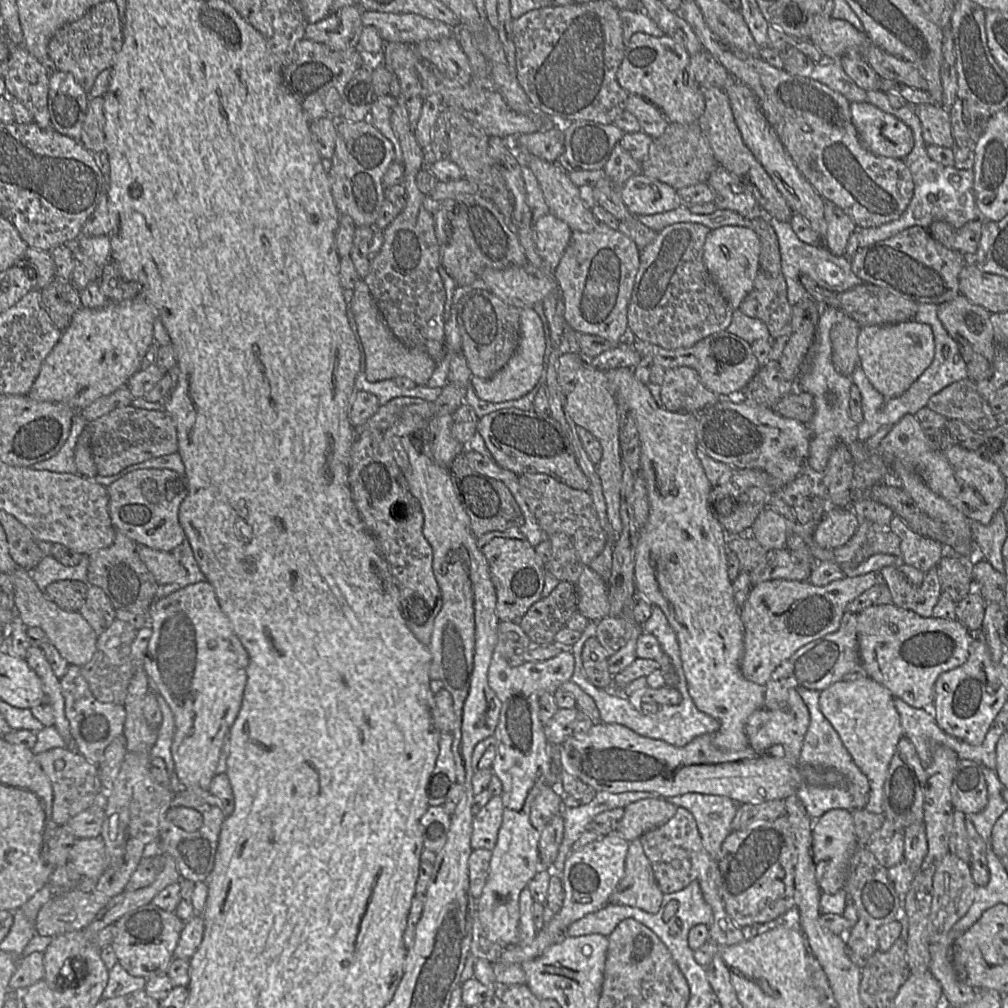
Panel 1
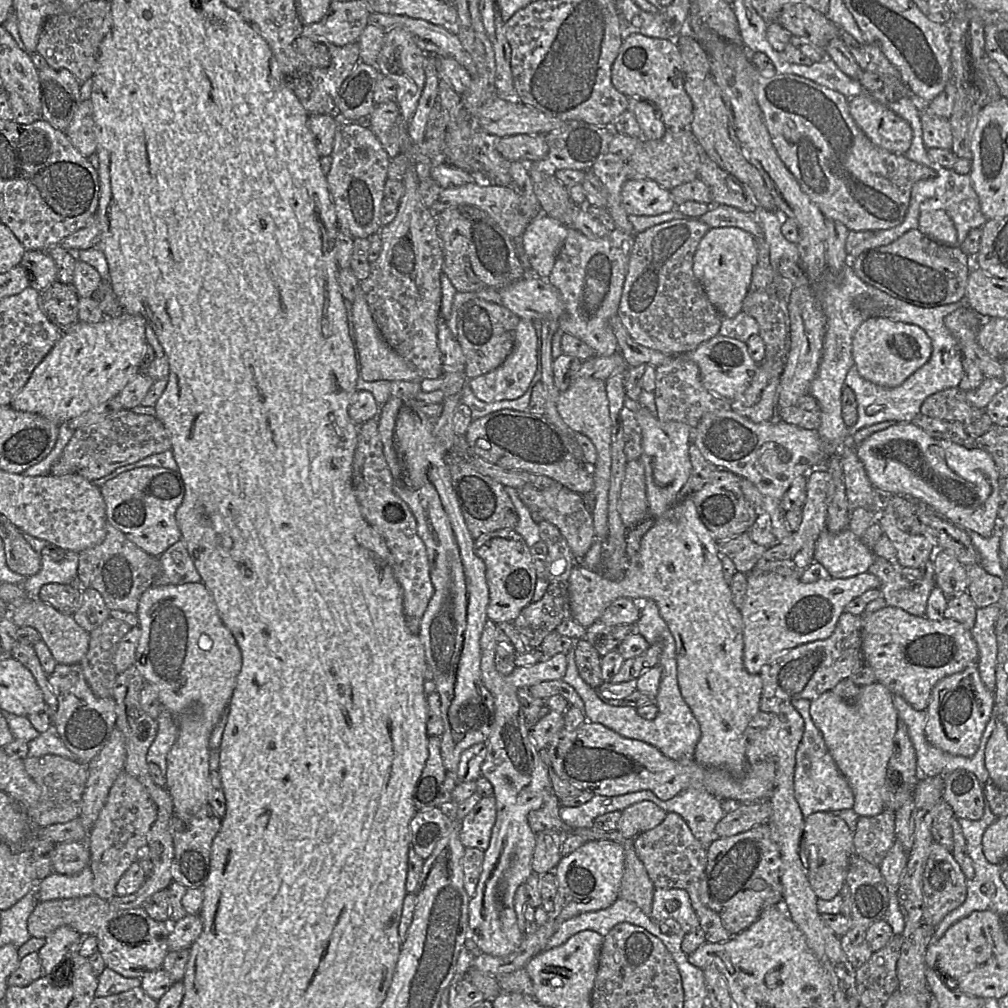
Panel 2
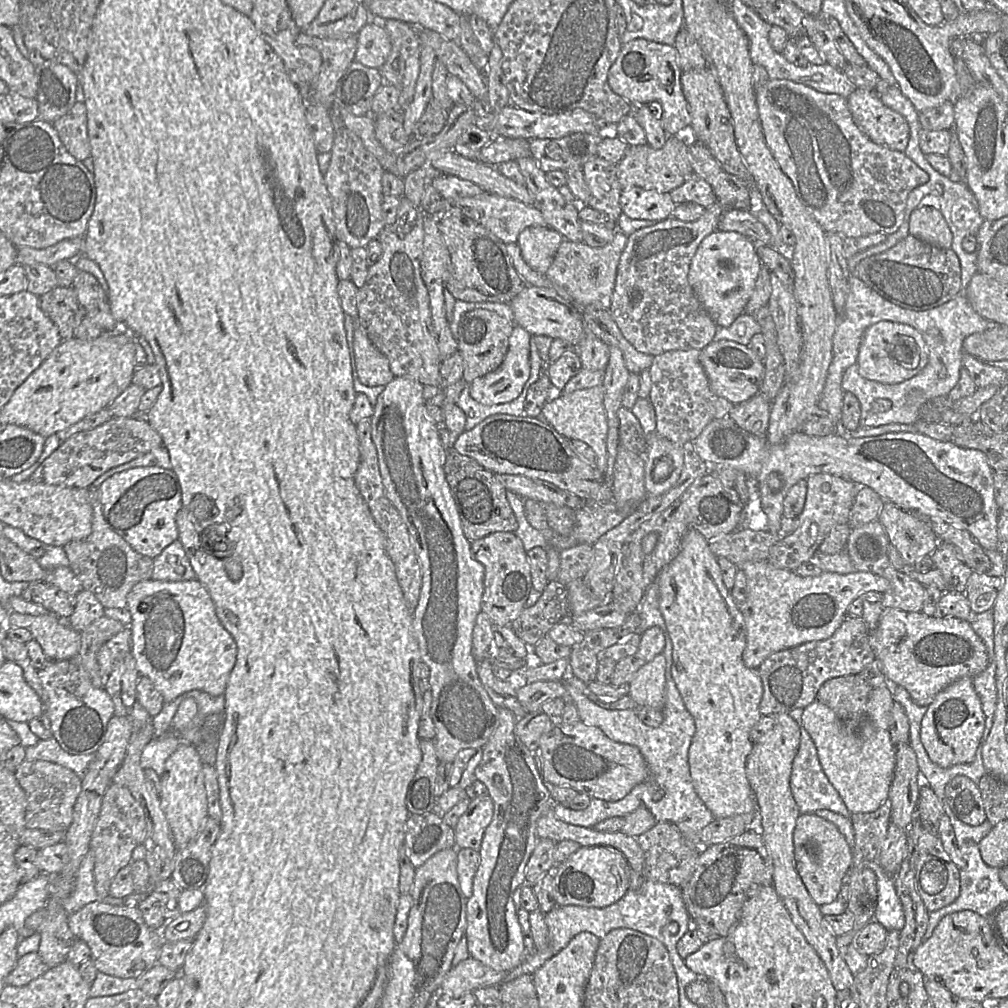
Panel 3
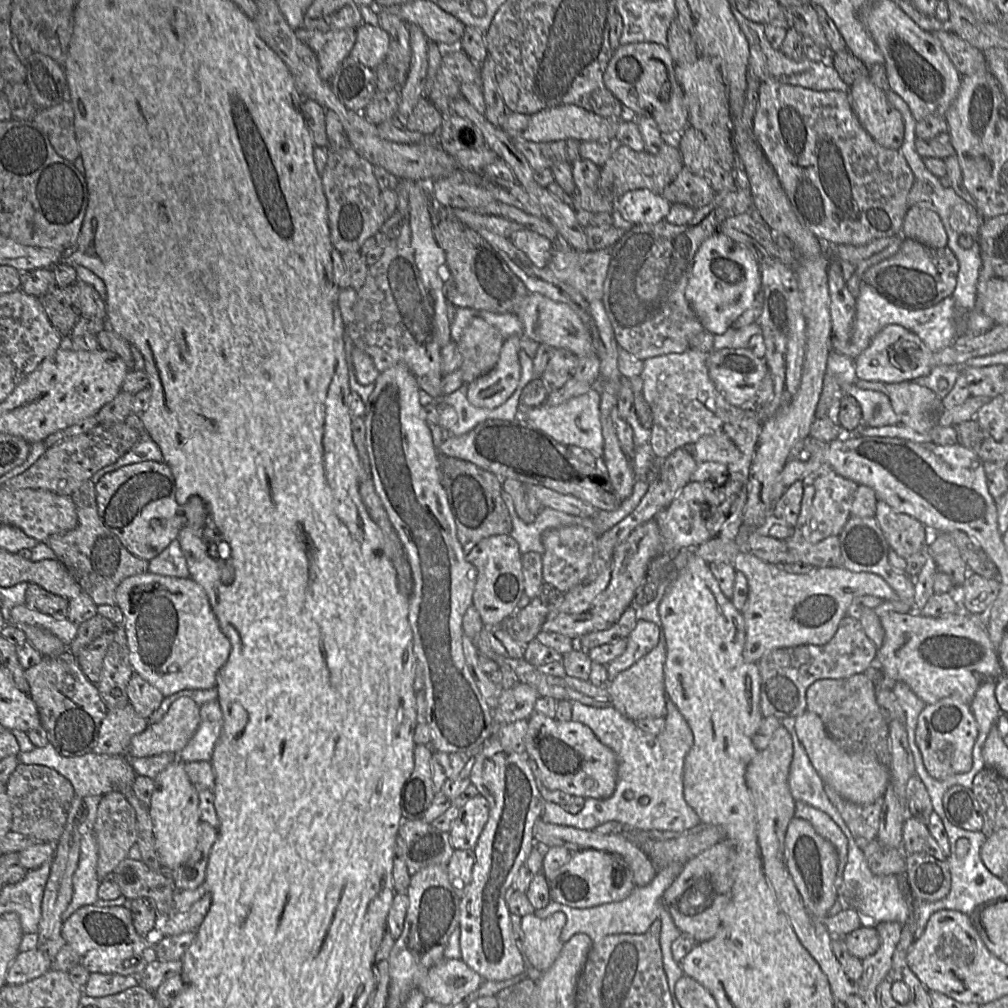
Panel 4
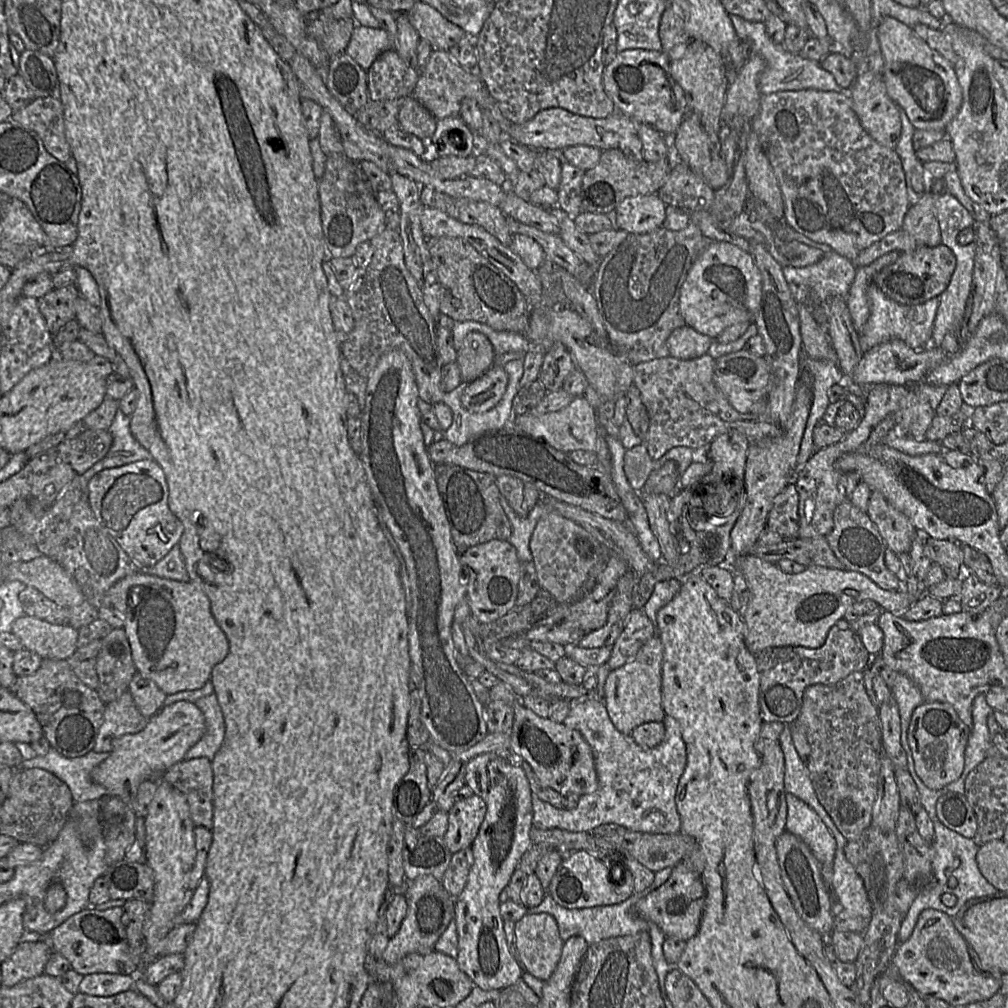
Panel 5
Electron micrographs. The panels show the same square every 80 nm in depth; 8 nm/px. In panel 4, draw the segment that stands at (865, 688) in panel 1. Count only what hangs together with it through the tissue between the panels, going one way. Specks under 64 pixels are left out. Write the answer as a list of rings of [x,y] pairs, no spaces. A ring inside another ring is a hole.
[[[805,710],[796,717],[795,731],[824,783],[831,785],[843,798],[859,805],[869,805],[883,798],[890,784],[890,771],[875,757],[844,750],[828,734],[821,718],[811,711]]]

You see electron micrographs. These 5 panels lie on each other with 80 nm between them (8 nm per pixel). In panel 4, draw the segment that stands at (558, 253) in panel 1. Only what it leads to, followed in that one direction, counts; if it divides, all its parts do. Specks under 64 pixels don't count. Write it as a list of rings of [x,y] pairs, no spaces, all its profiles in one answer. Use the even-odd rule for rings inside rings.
[[[521,230],[511,240],[537,268],[547,267],[553,254],[552,242],[547,237],[531,230]]]

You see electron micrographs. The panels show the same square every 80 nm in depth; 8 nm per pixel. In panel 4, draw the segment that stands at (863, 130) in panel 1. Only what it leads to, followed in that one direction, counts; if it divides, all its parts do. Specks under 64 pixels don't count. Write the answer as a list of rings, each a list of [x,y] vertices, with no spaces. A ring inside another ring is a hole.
[[[869,76],[858,79],[848,91],[863,129],[880,146],[899,150],[904,138],[902,115],[887,100],[886,93]]]

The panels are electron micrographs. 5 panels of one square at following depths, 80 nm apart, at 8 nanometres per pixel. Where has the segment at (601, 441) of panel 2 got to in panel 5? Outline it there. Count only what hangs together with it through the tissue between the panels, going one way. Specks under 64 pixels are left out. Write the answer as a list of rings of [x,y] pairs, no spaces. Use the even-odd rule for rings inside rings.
[[[578,396],[566,407],[542,415],[513,415],[508,425],[514,426],[535,437],[541,437],[553,448],[569,453],[574,450],[585,450],[597,453],[598,421],[595,409],[583,397]]]

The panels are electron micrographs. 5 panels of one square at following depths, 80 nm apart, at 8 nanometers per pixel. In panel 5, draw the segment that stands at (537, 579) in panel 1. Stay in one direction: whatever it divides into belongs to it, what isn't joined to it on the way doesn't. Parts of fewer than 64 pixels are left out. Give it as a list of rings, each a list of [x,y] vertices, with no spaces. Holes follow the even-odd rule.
[[[493,539],[468,548],[459,560],[468,578],[466,600],[475,619],[480,623],[492,622],[516,608],[521,562],[512,544]]]

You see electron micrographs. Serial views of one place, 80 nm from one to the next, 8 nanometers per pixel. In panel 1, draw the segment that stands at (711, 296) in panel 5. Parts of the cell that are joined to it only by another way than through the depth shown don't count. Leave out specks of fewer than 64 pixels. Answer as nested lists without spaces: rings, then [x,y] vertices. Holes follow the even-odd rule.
[[[728,225],[708,234],[703,252],[703,262],[722,296],[734,309],[751,291],[760,268],[761,242],[757,233],[748,227]]]

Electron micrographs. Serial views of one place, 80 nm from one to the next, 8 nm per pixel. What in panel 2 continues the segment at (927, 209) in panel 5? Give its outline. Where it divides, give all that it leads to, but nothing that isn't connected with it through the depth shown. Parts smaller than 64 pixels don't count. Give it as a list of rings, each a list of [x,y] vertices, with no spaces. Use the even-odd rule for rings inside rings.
[[[943,210],[921,212],[918,230],[945,246],[956,246],[957,234],[950,217]]]

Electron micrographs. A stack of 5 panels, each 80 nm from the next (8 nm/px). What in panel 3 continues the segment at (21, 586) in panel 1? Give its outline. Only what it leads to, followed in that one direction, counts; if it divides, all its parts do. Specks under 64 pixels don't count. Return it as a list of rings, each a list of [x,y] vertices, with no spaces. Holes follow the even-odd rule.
[[[10,611],[9,621],[11,627],[29,630],[33,639],[40,644],[43,652],[50,660],[67,660],[78,655],[81,646],[81,633],[70,625],[63,623],[61,618],[54,613],[49,612],[47,614],[34,616]]]

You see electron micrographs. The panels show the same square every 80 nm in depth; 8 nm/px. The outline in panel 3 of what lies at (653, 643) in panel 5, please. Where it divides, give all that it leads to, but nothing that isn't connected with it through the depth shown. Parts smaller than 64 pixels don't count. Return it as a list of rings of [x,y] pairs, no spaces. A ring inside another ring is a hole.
[[[666,642],[662,653],[643,665],[630,679],[629,695],[637,707],[647,706],[662,711],[665,706]]]

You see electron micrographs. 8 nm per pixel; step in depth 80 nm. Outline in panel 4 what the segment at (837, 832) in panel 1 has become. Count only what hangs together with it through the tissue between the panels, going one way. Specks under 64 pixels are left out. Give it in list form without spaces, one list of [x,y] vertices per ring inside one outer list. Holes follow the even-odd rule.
[[[794,817],[789,823],[785,836],[784,859],[804,906],[817,918],[824,920],[837,899],[835,879],[838,871],[838,853],[836,848],[819,835],[809,821]]]

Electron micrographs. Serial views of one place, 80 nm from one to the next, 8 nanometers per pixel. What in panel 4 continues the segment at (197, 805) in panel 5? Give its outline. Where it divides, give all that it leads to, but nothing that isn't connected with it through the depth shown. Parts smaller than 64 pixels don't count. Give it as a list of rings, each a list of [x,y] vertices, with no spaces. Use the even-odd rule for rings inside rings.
[[[191,761],[184,769],[199,797],[199,813],[202,822],[218,829],[219,820],[214,806],[215,775],[210,761]]]

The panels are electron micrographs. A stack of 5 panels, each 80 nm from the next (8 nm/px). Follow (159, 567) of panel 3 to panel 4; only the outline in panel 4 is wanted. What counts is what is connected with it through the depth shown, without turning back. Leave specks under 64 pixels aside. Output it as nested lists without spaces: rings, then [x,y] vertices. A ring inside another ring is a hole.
[[[173,540],[157,557],[149,561],[148,572],[176,578],[190,577],[178,540]]]

